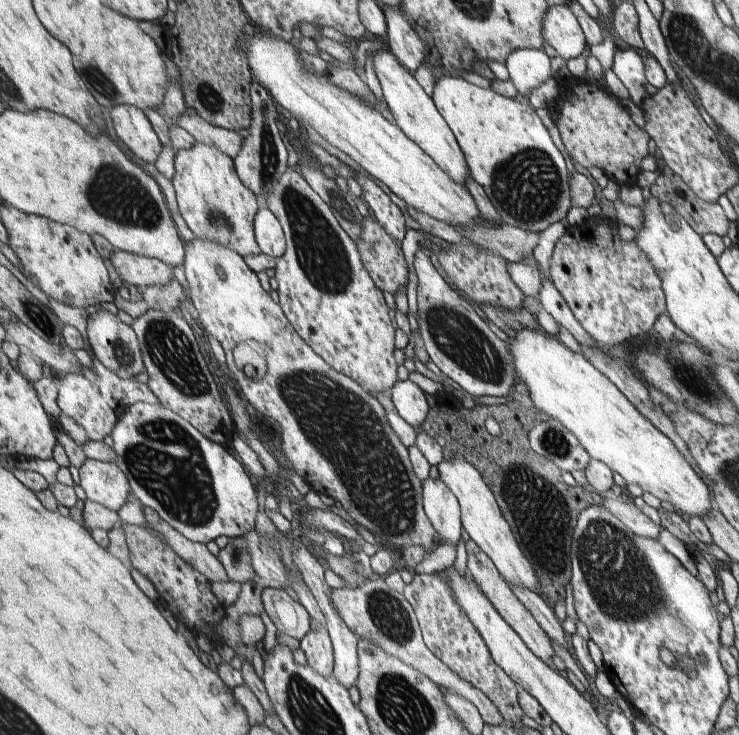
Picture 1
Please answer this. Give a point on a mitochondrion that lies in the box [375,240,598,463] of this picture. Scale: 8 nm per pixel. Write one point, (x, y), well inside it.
(454, 333)

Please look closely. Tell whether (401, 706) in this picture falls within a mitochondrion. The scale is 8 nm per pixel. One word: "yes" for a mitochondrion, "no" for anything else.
yes

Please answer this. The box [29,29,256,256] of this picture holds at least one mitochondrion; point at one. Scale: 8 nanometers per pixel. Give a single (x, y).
(122, 197)

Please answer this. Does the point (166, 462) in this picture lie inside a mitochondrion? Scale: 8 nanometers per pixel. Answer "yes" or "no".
yes

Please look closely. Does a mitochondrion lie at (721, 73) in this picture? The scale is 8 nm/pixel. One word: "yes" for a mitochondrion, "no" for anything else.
yes

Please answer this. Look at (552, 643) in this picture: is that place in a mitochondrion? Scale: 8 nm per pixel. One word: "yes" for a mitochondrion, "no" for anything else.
no

